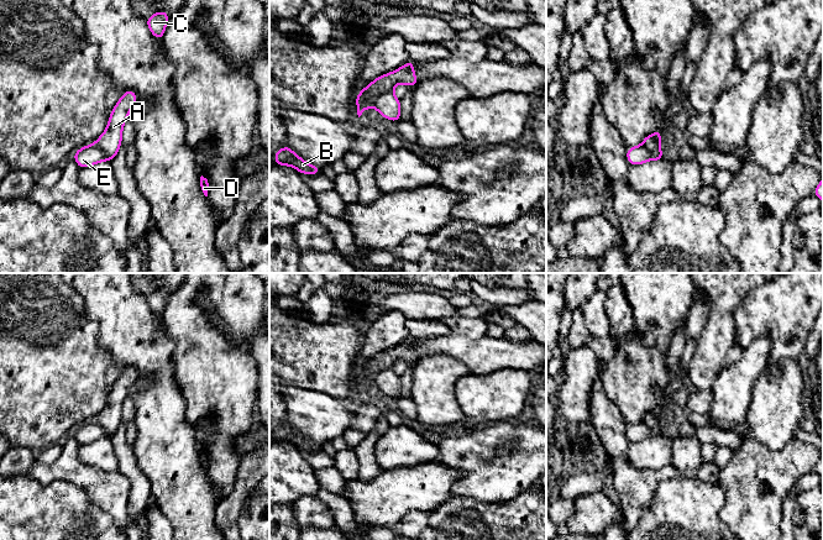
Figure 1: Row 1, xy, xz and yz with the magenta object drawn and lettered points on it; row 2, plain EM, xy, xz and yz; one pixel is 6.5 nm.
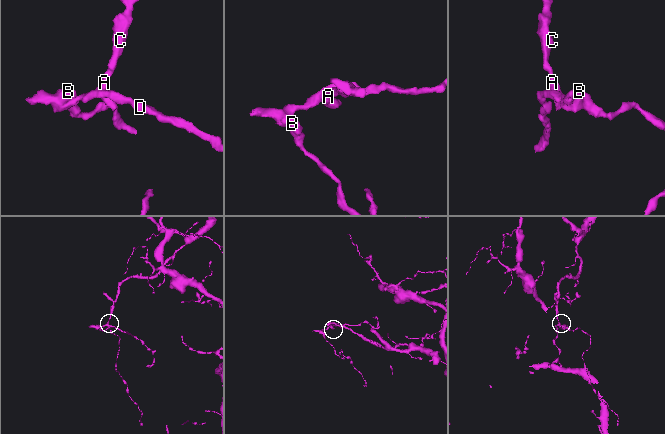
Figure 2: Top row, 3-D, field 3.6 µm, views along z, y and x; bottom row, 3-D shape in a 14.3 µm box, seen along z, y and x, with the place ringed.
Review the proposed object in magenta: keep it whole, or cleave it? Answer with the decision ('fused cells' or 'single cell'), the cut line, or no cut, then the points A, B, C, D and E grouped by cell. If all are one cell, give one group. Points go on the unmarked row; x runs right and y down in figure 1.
fused cells | xz (391, 367), (379, 371), (372, 382) | A C / B D E

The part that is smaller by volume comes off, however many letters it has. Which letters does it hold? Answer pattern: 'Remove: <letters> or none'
Remove: B, D, E

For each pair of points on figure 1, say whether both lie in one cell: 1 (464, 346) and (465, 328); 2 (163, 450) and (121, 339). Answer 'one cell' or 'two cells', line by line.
1: two cells
2: one cell

